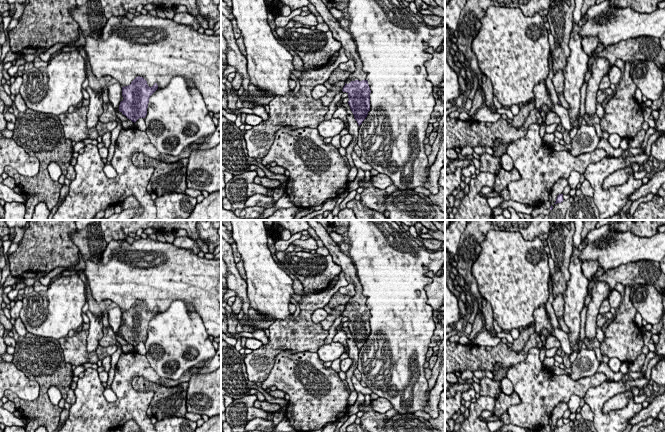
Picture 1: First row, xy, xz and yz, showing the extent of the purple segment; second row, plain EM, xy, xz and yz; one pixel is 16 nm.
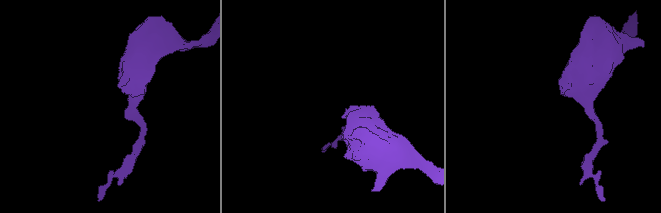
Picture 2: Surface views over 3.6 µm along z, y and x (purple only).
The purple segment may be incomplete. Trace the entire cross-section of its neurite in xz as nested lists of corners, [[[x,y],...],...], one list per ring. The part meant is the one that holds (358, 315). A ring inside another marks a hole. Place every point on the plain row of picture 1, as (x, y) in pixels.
[[[316,220],[307,221],[309,226],[315,230],[324,246],[329,250],[333,261],[341,267],[341,272],[344,273],[348,283],[354,285],[355,295],[345,305],[342,315],[348,318],[348,328],[360,350],[370,335],[371,314],[366,304],[367,298],[363,295],[363,287],[356,274],[354,262],[340,250],[340,245],[331,239],[327,230],[319,222]]]

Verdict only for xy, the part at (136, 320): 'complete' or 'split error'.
complete

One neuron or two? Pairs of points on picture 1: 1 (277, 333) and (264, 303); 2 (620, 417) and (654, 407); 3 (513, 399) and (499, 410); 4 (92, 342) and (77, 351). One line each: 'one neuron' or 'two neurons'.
1: two neurons
2: two neurons
3: one neuron
4: two neurons

